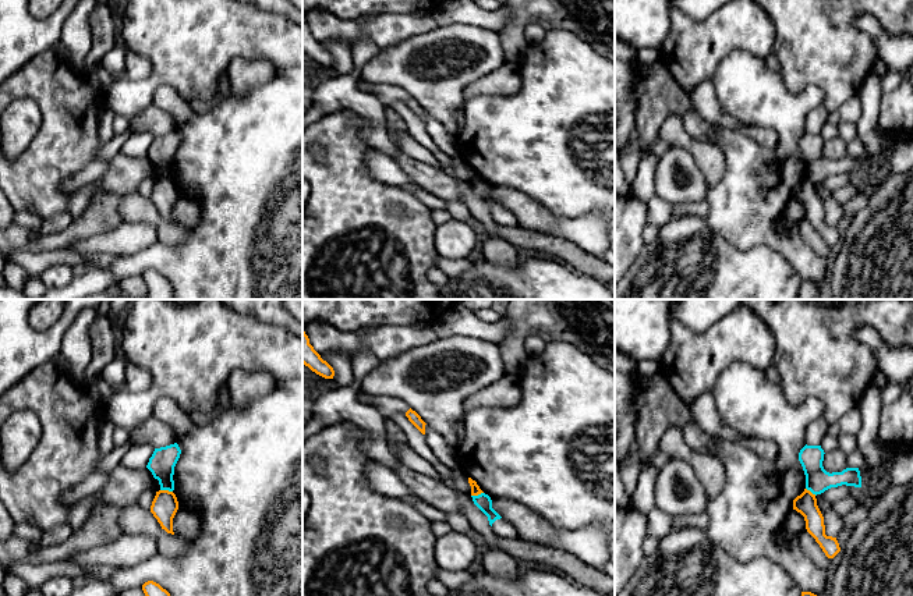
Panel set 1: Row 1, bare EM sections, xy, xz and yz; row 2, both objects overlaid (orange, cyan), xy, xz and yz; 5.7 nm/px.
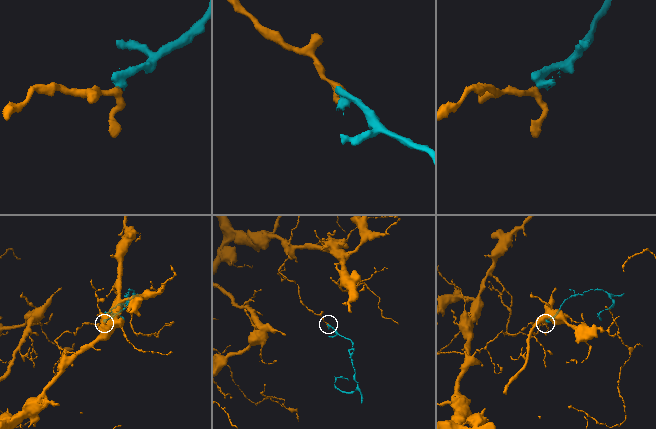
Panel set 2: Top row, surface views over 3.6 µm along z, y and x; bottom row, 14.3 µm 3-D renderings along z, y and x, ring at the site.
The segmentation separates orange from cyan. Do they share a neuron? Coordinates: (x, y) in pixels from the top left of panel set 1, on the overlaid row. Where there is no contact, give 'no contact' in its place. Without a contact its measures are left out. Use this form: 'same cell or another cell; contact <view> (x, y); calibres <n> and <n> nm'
another cell; contact xy (166, 490); calibres 150 and 150 nm

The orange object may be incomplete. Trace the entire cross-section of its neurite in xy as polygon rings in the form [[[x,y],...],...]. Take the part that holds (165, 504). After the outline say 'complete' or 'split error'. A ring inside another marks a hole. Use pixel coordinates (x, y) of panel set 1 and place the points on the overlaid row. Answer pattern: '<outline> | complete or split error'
[[[159,490],[151,505],[151,512],[167,533],[173,532],[173,518],[178,510],[178,501],[173,492]]] | complete

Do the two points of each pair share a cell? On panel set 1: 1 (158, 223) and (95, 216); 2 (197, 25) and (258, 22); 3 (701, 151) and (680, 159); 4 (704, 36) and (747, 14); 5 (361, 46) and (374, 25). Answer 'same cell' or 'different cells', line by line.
1: different cells
2: same cell
3: different cells
4: same cell
5: same cell

